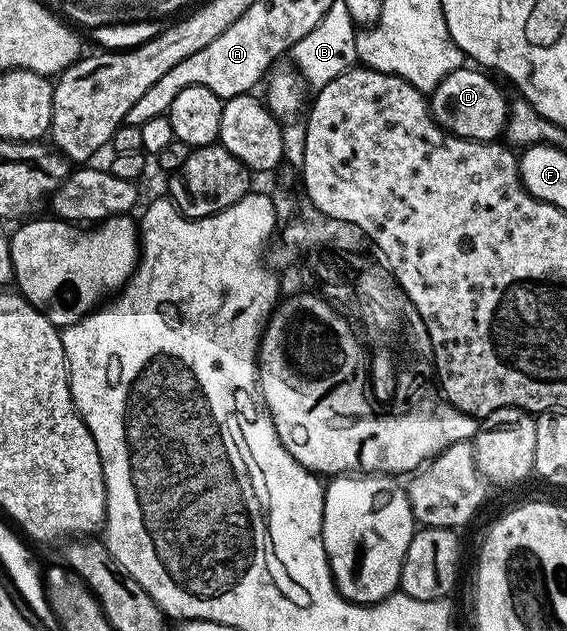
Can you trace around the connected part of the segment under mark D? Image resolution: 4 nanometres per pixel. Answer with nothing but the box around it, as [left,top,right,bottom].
[428,66,511,141]

